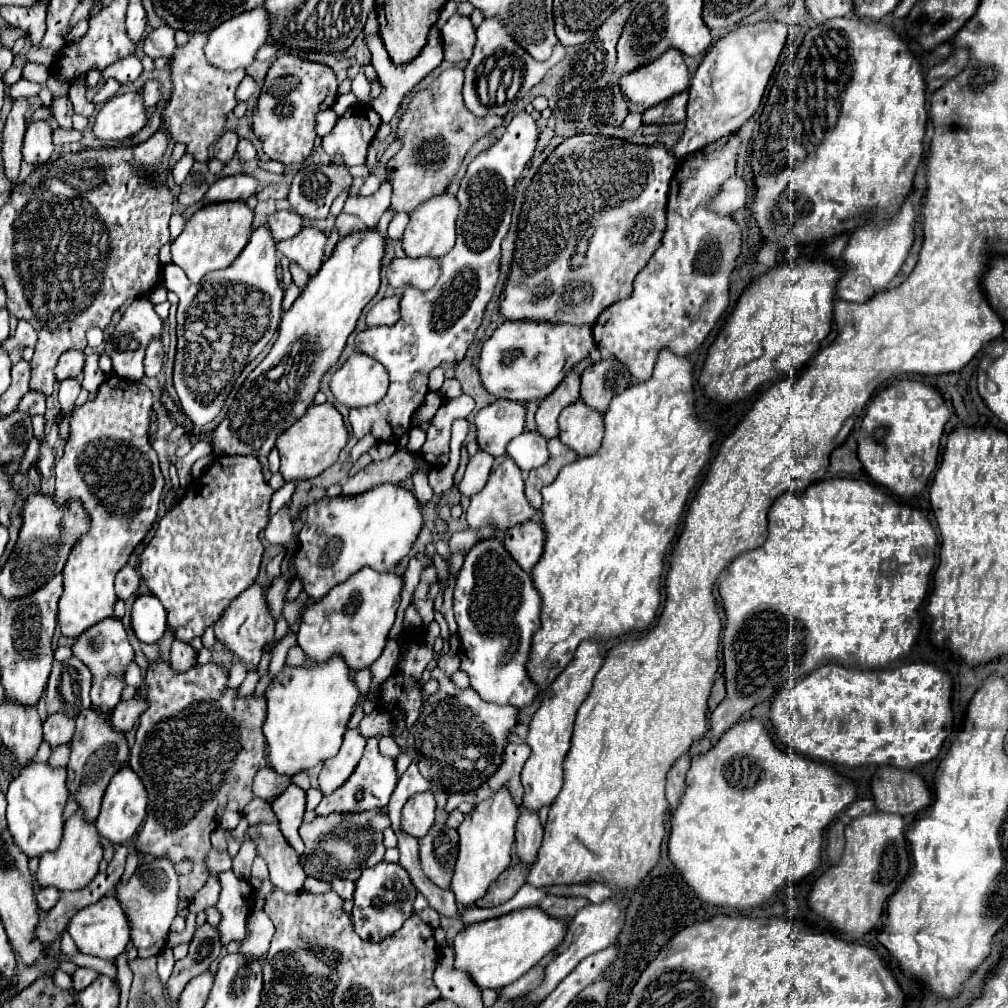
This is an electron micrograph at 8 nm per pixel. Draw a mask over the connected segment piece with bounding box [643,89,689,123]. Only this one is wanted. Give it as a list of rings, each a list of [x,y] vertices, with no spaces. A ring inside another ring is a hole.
[[[685,89],[683,93],[669,97],[663,101],[663,105],[653,105],[643,113],[643,123],[679,123],[685,121],[685,105],[689,99],[689,91]]]

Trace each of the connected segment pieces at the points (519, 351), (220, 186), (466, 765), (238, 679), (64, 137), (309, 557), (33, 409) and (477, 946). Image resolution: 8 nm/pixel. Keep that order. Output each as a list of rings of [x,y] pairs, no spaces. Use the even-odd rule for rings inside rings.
[[[505,321],[485,343],[479,355],[479,373],[485,389],[499,397],[499,399],[511,399],[527,403],[531,399],[545,399],[565,377],[567,363],[569,369],[573,369],[575,363],[583,361],[591,349],[595,347],[593,331],[589,325],[567,325],[567,323],[545,323],[545,321]]]
[[[247,173],[221,177],[209,187],[209,191],[205,193],[203,203],[247,201],[251,195],[257,193],[257,187],[259,187],[259,181],[253,175],[247,175]]]
[[[438,666],[431,669],[431,677],[435,677],[441,687],[435,695],[427,697],[411,729],[419,771],[427,777],[427,781],[431,781],[433,791],[475,791],[503,763],[511,729],[519,723],[519,709],[511,705],[487,703],[471,687],[457,689]]]
[[[235,660],[231,666],[231,669],[229,670],[229,681],[227,683],[227,686],[238,689],[244,681],[246,675],[247,669],[244,663]]]
[[[55,129],[53,131],[55,145],[65,145],[71,141],[81,141],[81,139],[83,139],[83,131],[77,131],[77,129]]]
[[[383,483],[363,495],[321,499],[303,511],[295,573],[303,579],[305,593],[321,599],[365,565],[371,565],[375,571],[393,571],[409,555],[421,527],[423,503],[403,485]]]
[[[29,391],[29,393],[21,399],[19,409],[23,409],[23,411],[29,413],[29,415],[43,415],[43,413],[45,413],[45,403],[47,403],[47,397],[43,397],[43,393]]]
[[[525,907],[495,919],[471,923],[455,937],[455,967],[471,973],[481,989],[503,989],[533,969],[545,955],[553,953],[563,943],[565,933],[567,921],[559,921],[539,907]]]

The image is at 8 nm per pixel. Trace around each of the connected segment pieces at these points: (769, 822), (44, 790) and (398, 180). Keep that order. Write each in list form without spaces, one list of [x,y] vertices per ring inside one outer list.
[[[745,719],[745,721],[735,723],[731,729],[727,729],[727,733],[723,733],[723,737],[717,741],[717,745],[713,745],[707,753],[695,757],[691,761],[691,769],[687,771],[687,789],[681,797],[679,809],[673,811],[673,819],[671,819],[669,859],[673,861],[673,865],[681,871],[685,881],[693,887],[693,891],[703,901],[713,903],[713,905],[721,905],[721,907],[751,909],[751,907],[757,907],[757,905],[771,899],[785,883],[801,881],[803,877],[807,877],[809,873],[813,873],[819,867],[819,863],[821,863],[821,831],[835,819],[837,813],[847,809],[855,801],[855,797],[857,797],[857,783],[853,779],[839,775],[823,762],[783,753],[781,749],[777,749],[773,745],[773,741],[767,735],[767,729],[763,727],[763,723],[759,719]]]
[[[29,763],[11,781],[7,793],[7,821],[15,843],[27,857],[55,851],[63,837],[63,811],[67,803],[67,771],[49,763]]]
[[[451,67],[443,71],[427,89],[419,91],[409,103],[409,109],[405,111],[397,129],[397,137],[403,139],[403,147],[387,163],[387,169],[393,169],[389,181],[393,183],[391,209],[395,213],[411,213],[423,201],[443,193],[457,175],[457,169],[469,147],[505,123],[505,119],[499,115],[487,115],[479,119],[467,111],[461,89],[463,69]]]

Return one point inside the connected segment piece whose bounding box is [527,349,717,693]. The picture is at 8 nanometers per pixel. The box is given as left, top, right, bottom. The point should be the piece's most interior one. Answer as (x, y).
(610, 517)

